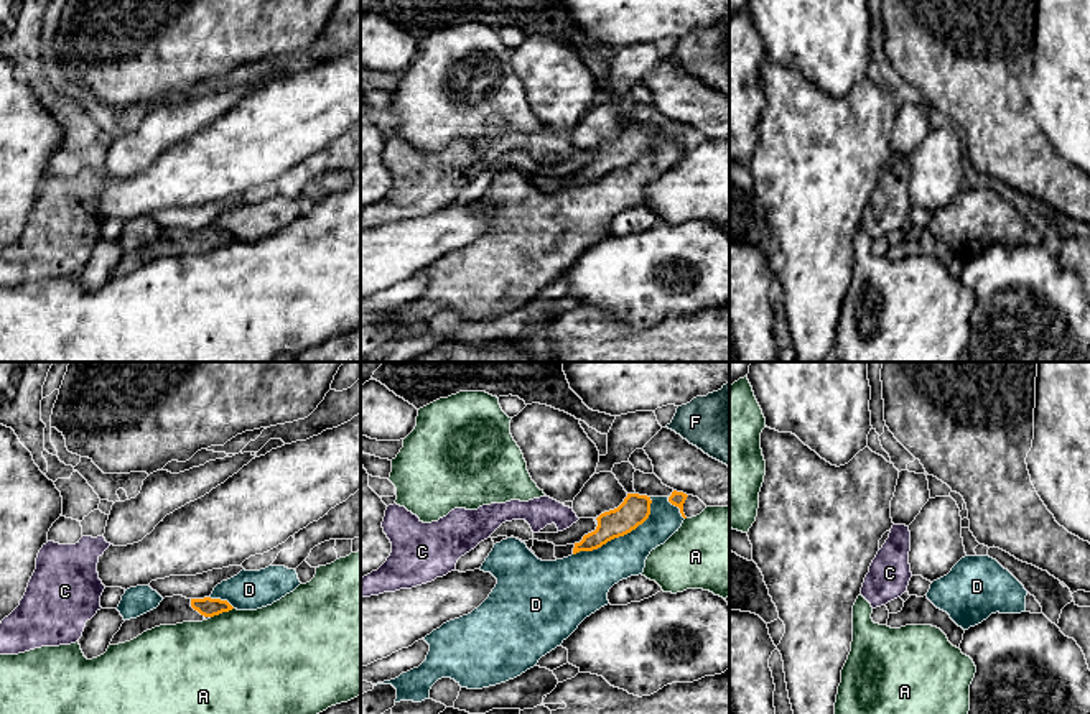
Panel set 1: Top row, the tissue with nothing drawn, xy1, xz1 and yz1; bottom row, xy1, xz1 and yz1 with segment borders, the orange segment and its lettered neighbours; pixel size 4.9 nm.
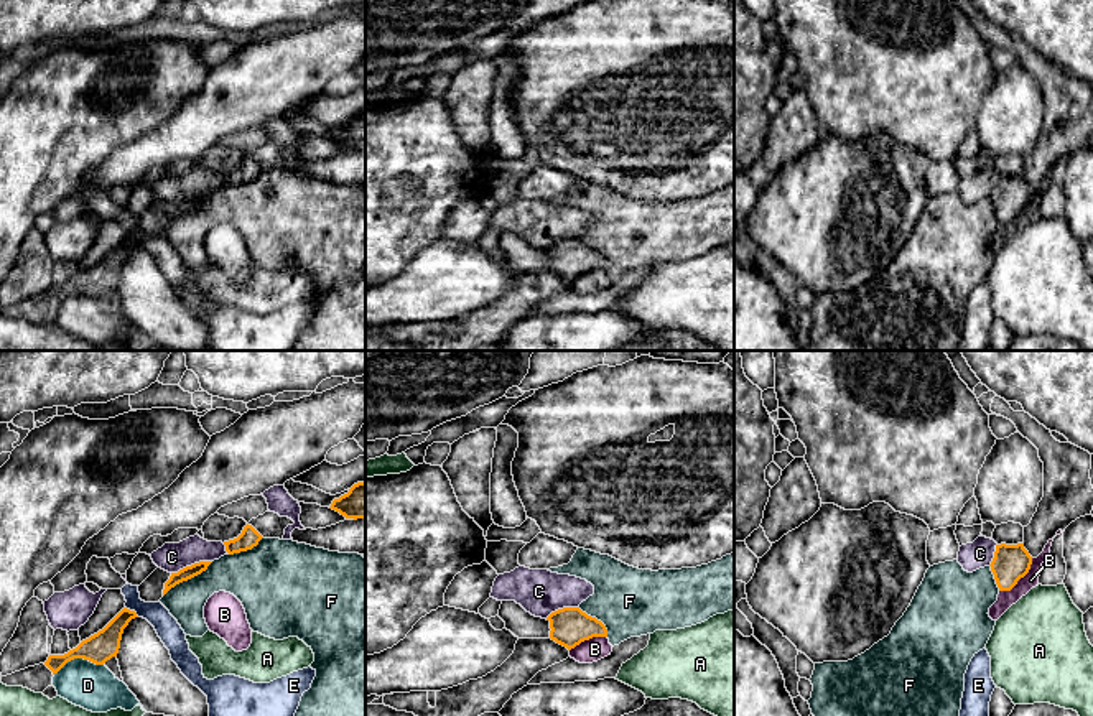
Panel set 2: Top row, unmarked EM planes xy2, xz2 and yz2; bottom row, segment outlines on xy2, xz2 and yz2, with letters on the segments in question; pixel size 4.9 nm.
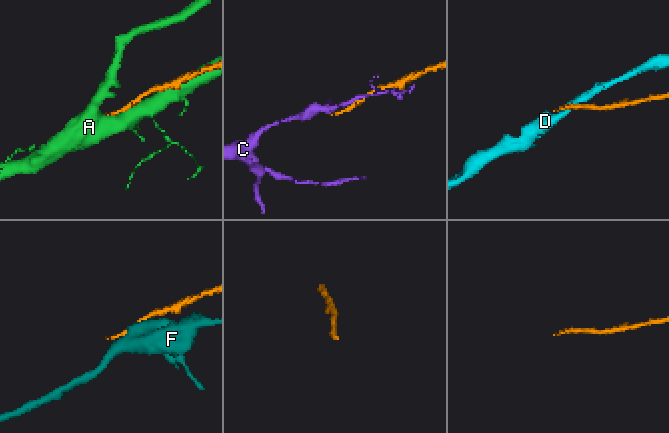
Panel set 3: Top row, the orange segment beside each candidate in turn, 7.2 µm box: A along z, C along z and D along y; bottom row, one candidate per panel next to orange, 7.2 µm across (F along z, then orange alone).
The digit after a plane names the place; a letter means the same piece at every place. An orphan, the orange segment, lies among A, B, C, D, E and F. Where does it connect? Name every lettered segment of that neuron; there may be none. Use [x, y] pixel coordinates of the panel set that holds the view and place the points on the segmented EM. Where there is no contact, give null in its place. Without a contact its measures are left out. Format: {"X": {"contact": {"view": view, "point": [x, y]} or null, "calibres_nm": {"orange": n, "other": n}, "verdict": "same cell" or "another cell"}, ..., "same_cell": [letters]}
{"A": {"contact": {"view": "xy1", "point": [221, 612]}, "calibres_nm": {"orange": 90, "other": 500}, "verdict": "another cell"}, "B": {"contact": {"view": "yz2", "point": [1019, 578]}, "calibres_nm": {"orange": 180, "other": 80}, "verdict": "another cell"}, "C": {"contact": {"view": "xy2", "point": [191, 565]}, "calibres_nm": {"orange": 70, "other": 140}, "verdict": "another cell"}, "D": {"contact": {"view": "xz1", "point": [619, 535]}, "calibres_nm": {"orange": 150, "other": 240}, "verdict": "another cell"}, "E": {"contact": {"view": "xy2", "point": [132, 611]}, "calibres_nm": {"orange": 140, "other": 120}, "verdict": "another cell"}, "F": {"contact": {"view": "xy2", "point": [188, 578]}, "calibres_nm": {"orange": 70, "other": 200}, "verdict": "another cell"}, "same_cell": []}

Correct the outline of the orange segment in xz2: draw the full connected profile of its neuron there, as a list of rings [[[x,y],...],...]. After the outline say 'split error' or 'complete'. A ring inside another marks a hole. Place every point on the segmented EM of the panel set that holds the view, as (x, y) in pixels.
[[[579,607],[558,609],[551,612],[546,621],[551,629],[550,639],[568,650],[593,637],[607,637],[606,625],[596,617],[583,612]]]; complete

